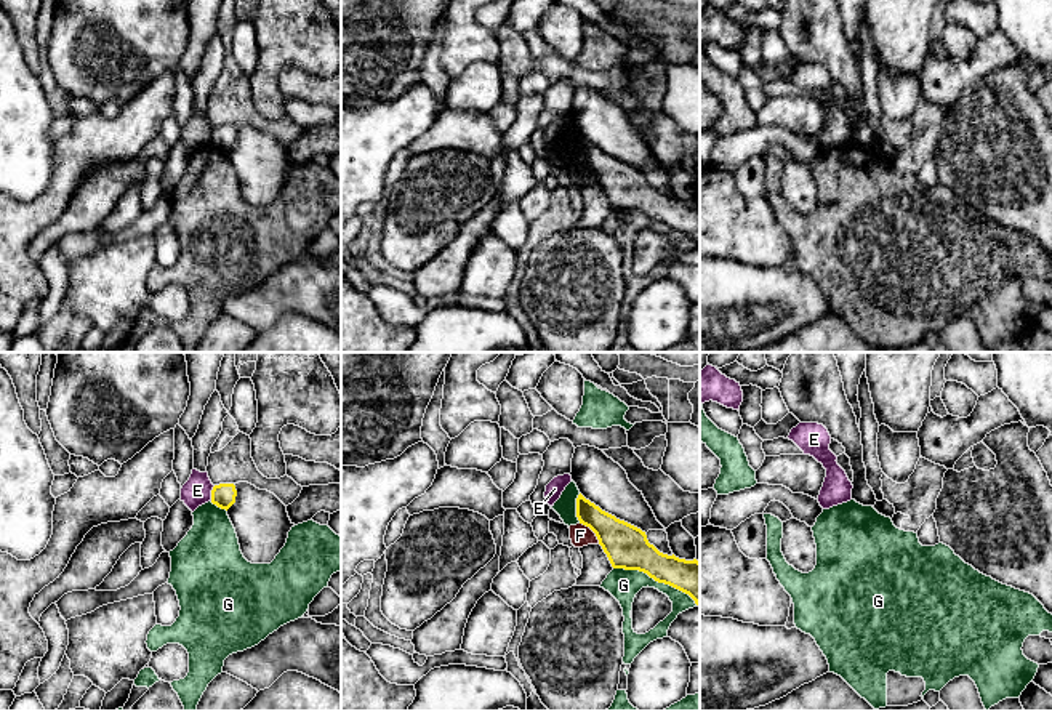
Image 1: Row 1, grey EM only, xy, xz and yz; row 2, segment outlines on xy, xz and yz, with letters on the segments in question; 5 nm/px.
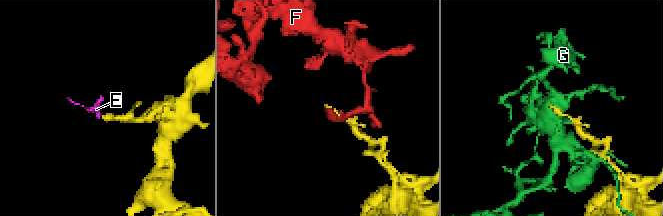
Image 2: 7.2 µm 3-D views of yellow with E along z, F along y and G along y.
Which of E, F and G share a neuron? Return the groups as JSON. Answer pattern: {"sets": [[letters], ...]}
{"sets": [["E"], ["F"], ["G"]]}

